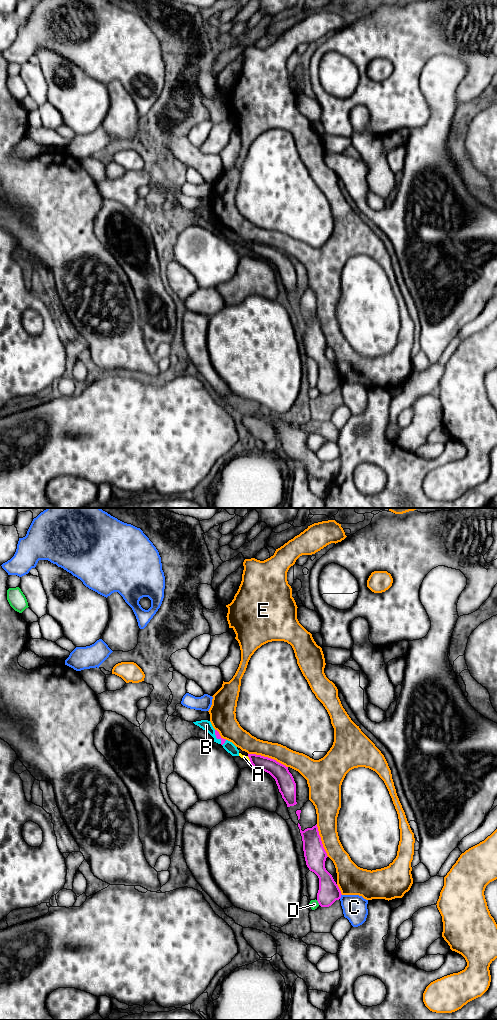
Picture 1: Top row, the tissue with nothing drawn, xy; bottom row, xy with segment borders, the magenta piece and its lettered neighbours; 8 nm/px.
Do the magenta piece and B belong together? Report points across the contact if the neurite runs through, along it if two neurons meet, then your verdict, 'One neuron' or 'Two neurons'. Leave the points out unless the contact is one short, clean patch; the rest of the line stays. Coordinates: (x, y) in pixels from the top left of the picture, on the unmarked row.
Boundary: xy (214, 218), (215, 224), (222, 233). Two neurons

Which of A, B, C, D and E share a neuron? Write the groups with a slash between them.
A B / C / D / E

